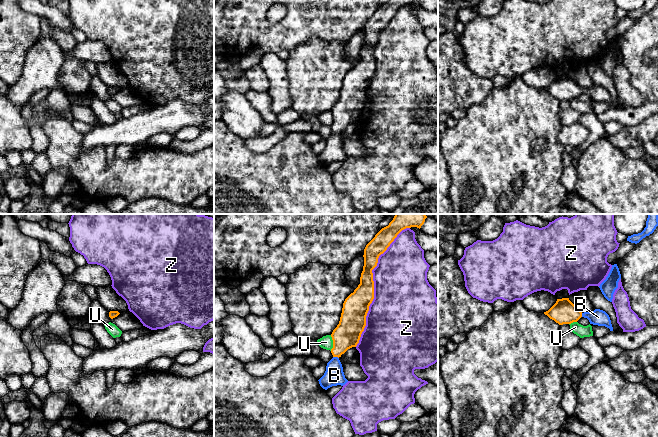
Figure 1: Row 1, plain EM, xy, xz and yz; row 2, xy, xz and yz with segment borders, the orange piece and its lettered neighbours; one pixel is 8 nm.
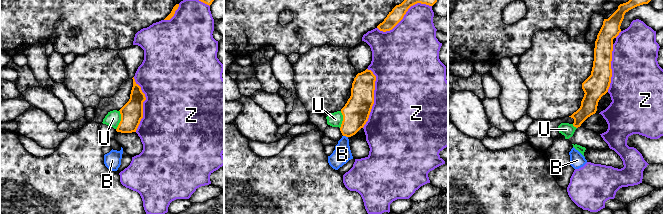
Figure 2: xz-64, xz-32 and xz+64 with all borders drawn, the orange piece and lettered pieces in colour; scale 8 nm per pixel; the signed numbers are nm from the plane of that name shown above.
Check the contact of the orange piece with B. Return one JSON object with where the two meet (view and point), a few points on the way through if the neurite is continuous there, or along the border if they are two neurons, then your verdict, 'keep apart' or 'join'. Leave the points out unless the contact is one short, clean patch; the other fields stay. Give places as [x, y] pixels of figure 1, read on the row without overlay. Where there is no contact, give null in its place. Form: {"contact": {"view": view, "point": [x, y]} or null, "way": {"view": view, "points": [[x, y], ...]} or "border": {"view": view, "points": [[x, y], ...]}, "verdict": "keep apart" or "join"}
{"contact": {"view": "xz", "point": [336, 132]}, "way": {"view": "xz", "points": [[346, 111], [336, 132], [334, 151]]}, "verdict": "join"}

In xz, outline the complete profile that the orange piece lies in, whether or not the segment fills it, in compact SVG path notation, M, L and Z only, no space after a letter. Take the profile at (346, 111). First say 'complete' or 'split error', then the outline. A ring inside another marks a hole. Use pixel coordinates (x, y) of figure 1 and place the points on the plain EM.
split error | M389 0L382 4L364 25L364 42L360 60L344 77L339 100L331 113L333 134L327 139L324 151L318 156L327 166L332 162L345 161L342 140L339 136L348 125L356 123L366 102L366 92L374 75L374 57L372 46L377 42L378 34L383 30L397 11L406 4L421 4L423 0Z

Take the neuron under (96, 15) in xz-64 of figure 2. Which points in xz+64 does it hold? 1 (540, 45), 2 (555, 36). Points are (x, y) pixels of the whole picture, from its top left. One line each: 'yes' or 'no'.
1: no
2: no

